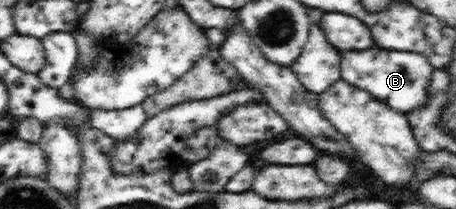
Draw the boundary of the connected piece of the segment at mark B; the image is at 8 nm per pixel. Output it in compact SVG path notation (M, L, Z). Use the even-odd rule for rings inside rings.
M374 46L363 51L341 51L341 54L341 79L369 92L391 109L409 113L428 103L429 96L432 95L429 92L429 82L436 69L422 53L380 49Z

